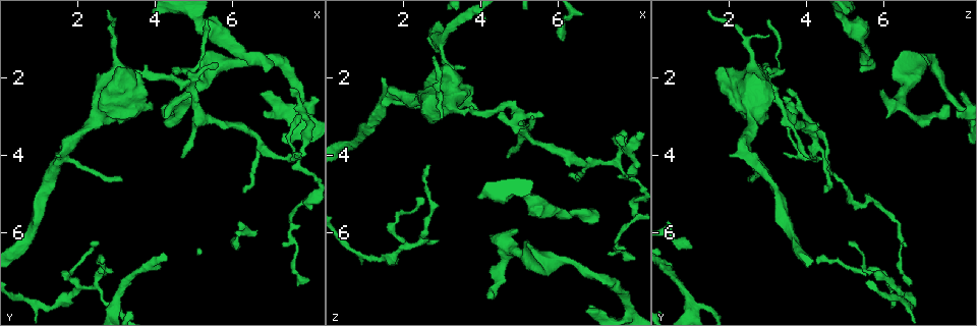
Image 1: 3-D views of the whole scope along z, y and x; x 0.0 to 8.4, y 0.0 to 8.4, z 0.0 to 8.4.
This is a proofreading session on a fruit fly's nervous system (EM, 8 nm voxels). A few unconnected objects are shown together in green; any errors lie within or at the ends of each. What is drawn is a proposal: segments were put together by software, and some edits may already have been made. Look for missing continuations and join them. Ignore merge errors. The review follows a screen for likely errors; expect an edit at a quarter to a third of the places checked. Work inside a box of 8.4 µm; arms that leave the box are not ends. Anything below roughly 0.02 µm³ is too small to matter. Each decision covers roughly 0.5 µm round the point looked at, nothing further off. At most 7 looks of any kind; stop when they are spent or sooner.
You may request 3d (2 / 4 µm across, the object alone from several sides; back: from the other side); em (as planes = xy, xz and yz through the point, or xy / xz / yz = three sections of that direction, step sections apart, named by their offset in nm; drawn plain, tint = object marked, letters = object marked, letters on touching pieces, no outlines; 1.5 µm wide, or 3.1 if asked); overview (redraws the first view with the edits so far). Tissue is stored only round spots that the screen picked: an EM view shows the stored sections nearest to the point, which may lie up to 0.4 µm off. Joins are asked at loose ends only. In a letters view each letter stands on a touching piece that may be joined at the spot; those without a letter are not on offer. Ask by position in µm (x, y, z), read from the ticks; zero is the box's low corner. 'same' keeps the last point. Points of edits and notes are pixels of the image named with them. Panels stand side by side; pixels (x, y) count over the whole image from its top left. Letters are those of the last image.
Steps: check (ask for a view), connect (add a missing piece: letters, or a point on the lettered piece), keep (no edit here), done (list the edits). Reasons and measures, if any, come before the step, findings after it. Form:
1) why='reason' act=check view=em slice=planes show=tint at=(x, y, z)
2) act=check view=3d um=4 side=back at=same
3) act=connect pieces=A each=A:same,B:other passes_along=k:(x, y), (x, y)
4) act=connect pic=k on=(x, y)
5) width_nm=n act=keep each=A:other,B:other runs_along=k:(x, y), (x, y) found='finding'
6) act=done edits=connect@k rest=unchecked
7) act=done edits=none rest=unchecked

act=check view=em slice=xy step=8 show=tint at=(7.70, 2.95, 3.45)

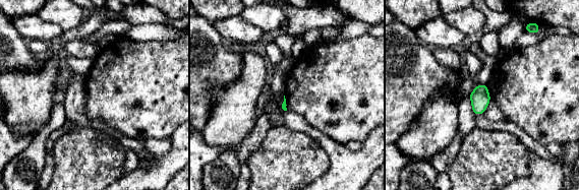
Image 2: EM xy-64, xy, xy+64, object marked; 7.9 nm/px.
act=check view=em slice=planes show=letters at=same

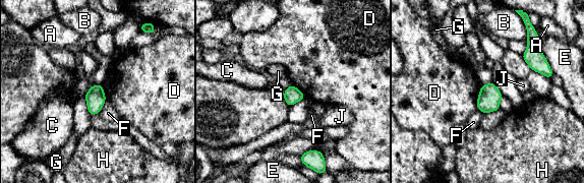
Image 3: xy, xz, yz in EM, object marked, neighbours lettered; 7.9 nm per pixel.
act=keep each=A:other,B:other,C:other,D:other,E:other,F:other,G:other,H:other,J:other border=3:(482, 84), (478, 94), (476, 109) found='no lettered piece goes on from it'

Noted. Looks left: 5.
why='branch stops here' act=check view=em slice=planes show=letters at=(4.30, 3.10, 6.10)

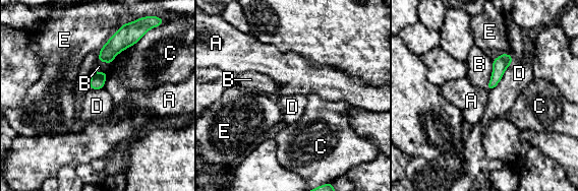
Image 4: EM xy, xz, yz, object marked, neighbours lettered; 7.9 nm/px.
act=keep each=A:other,B:other,C:other,D:other,E:other border=4:(513, 60), (501, 80), (488, 91) found='no lettered piece goes on from it'

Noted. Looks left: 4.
act=check view=em slice=planes show=letters at=(5.55, 1.65, 3.00)

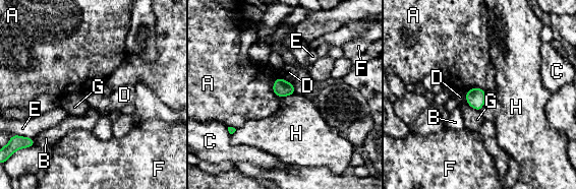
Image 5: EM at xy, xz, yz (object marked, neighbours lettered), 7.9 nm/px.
width_nm=140 longest_contact=A:170nm act=keep each=A:other,B:other,C:other,D:other,E:other,F:other,G:other,H:other found='none of them fits'

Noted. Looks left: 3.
act=done edits=none rest=unchecked

